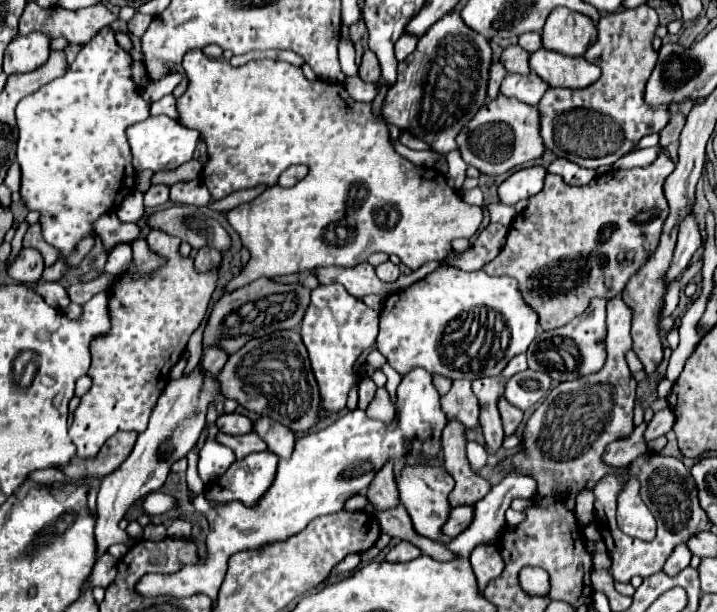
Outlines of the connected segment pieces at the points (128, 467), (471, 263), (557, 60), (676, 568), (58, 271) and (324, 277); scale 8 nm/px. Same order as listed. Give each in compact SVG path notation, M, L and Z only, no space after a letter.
M206 348L200 364L188 376L170 380L162 396L158 398L154 412L150 414L148 428L138 434L138 440L130 456L112 474L102 478L98 490L98 518L94 530L96 558L100 558L112 544L132 544L132 538L122 528L118 528L118 522L124 518L124 514L136 500L158 490L166 482L170 466L194 448L206 426L208 406L214 404L220 396L220 384L216 376L218 372L222 372L226 360L228 356L226 352L222 352L222 348Z
M488 224L480 236L476 238L476 242L464 250L464 252L450 252L444 258L444 266L454 266L458 270L480 270L484 268L490 260L494 260L498 256L498 252L504 248L506 244L506 236L508 236L508 226L502 224Z
M546 48L532 52L528 62L532 72L556 88L584 88L600 78L600 68L584 58L564 56Z
M678 544L678 546L674 548L674 552L668 556L668 560L666 560L666 564L664 564L664 572L666 572L668 576L676 576L682 568L686 568L686 566L690 564L690 558L692 558L692 554L690 554L690 550L686 548L686 544Z
M58 260L56 264L44 268L42 280L46 280L46 282L58 282L64 274L66 274L66 264L64 264L64 260Z
M368 262L358 264L354 268L318 268L316 276L318 276L320 284L340 282L342 286L346 286L346 290L354 298L364 298L368 294L388 296L388 294L398 292L398 290L402 290L406 286L406 284L396 286L396 282L394 284L386 284L386 282L378 280L374 268Z

